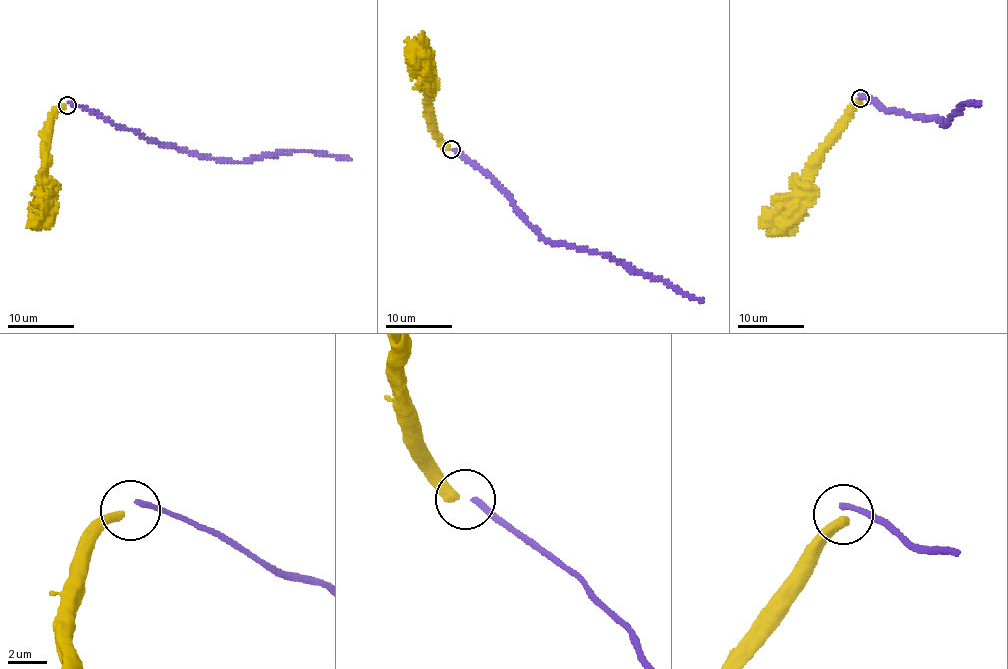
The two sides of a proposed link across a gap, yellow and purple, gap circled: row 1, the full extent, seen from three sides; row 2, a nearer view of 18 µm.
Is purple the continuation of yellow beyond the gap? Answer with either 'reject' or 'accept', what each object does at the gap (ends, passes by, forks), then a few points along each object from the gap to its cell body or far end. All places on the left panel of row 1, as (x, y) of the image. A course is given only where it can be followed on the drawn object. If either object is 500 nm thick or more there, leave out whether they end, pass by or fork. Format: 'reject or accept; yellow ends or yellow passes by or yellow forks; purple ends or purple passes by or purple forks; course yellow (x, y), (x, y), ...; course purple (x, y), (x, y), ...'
reject; yellow ends; purple ends; course yellow (66, 106), (54, 115), (49, 137), (42, 218); course purple (69, 103), (87, 107), (143, 137), (221, 161), (250, 161), (257, 156), (289, 151), (326, 152), (350, 160)

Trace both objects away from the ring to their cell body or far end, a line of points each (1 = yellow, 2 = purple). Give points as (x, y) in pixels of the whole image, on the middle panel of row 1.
1: (450, 150), (431, 123), (420, 68), (423, 31)
2: (453, 150), (458, 150), (493, 180), (513, 207), (554, 242), (609, 254), (702, 301)

